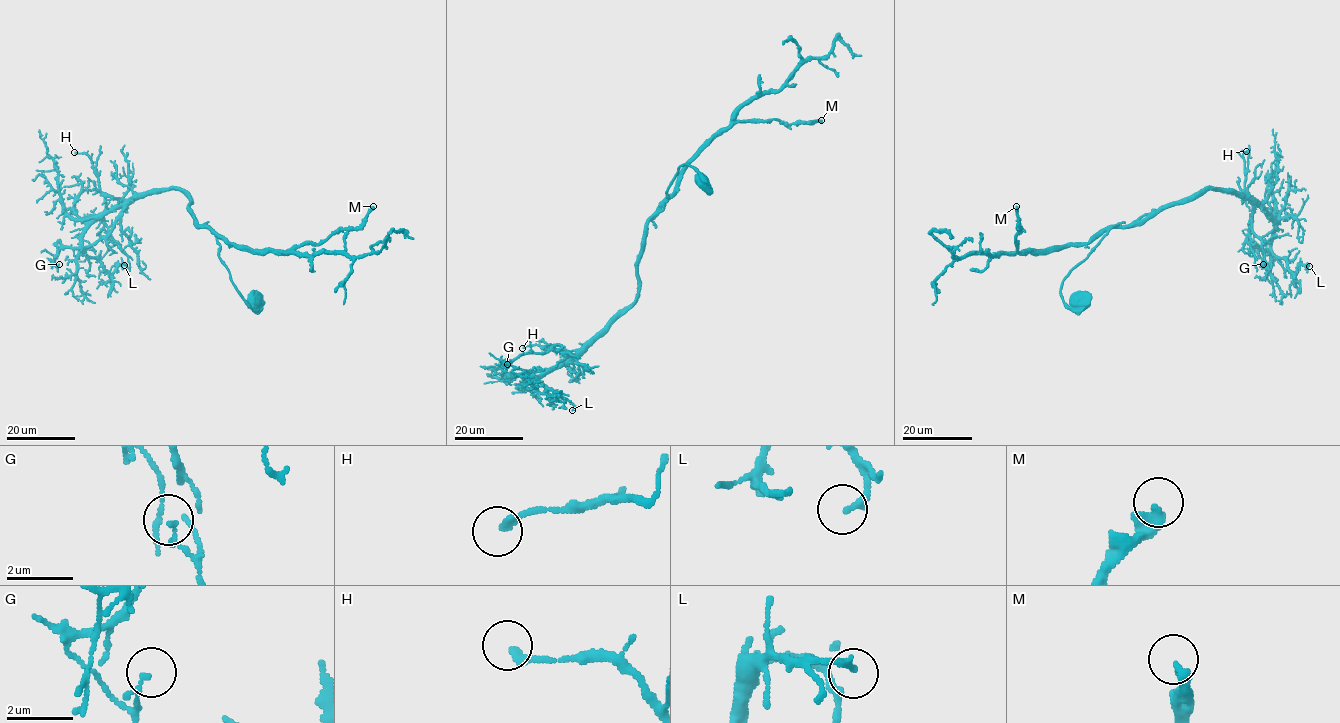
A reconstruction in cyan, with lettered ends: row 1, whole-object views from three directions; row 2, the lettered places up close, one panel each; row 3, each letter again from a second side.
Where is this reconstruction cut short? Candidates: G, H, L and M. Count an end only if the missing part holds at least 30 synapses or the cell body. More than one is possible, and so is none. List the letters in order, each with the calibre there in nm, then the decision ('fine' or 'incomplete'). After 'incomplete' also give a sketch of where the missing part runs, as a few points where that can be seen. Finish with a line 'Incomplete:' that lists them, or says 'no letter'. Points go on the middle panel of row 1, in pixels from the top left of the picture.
G: 130 nm | fine
H: 240 nm | fine
L: 200 nm | fine
M: 360 nm | incomplete | (821, 120), (831, 107)
Incomplete: M

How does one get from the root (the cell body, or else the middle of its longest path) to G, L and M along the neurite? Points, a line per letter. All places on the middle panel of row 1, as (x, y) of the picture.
G: (702, 181), (694, 167), (678, 168), (647, 224), (631, 305), (575, 354), (520, 354), (507, 364)
L: (702, 181), (682, 164), (664, 207), (649, 220), (638, 298), (565, 361), (538, 375), (530, 372), (572, 410)
M: (702, 181), (694, 167), (682, 164), (659, 210), (680, 171), (734, 122), (821, 120)

